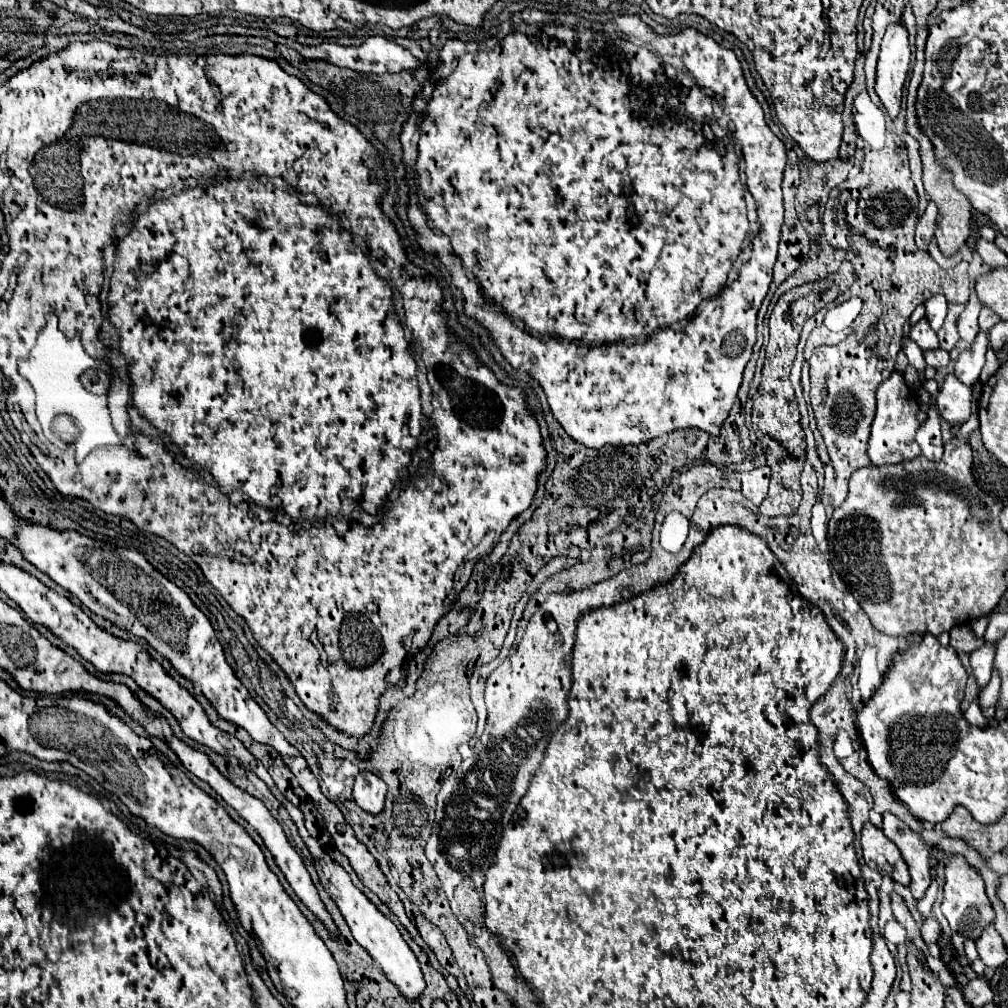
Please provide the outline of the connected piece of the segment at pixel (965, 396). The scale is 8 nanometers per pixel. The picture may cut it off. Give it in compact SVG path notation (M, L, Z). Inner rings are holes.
M947 375L937 393L937 411L949 425L965 423L971 415L971 389L955 375Z

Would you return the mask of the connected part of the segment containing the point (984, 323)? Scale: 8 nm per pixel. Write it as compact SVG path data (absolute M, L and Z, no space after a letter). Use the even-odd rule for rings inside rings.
M983 307L983 309L981 309L981 315L979 315L979 327L989 333L995 323L999 323L999 317L997 317L989 307Z

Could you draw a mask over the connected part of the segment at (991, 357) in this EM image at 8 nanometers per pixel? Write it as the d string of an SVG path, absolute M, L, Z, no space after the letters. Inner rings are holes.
M989 347L989 351L987 351L987 363L985 363L985 367L983 367L983 373L981 373L979 381L981 381L981 383L987 383L987 379L997 371L997 367L999 367L999 361L997 361L995 353L991 351L991 347Z

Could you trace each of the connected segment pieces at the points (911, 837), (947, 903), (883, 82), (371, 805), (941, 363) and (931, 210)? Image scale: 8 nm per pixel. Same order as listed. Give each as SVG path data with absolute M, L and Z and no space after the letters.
M883 813L883 833L899 847L903 859L909 865L909 873L913 879L909 889L915 899L921 899L931 883L929 847L915 831L911 831L899 817L895 817L891 813Z
M953 855L945 867L945 887L943 887L943 915L947 917L951 931L961 939L979 939L983 929L995 921L995 911L985 893L985 881L981 873L967 863L963 855Z
M891 23L881 41L877 63L875 91L881 97L891 119L897 117L901 105L901 89L909 71L909 33L903 23Z
M361 771L355 775L353 799L361 809L369 813L381 813L385 803L385 793L387 793L387 785L379 775L371 771Z
M933 349L933 351L923 351L925 363L931 367L945 367L949 363L949 353L941 351L941 349Z
M929 201L923 217L917 223L917 231L915 231L915 243L923 251L927 251L929 243L935 237L935 219L937 219L937 207L935 207L935 203Z

